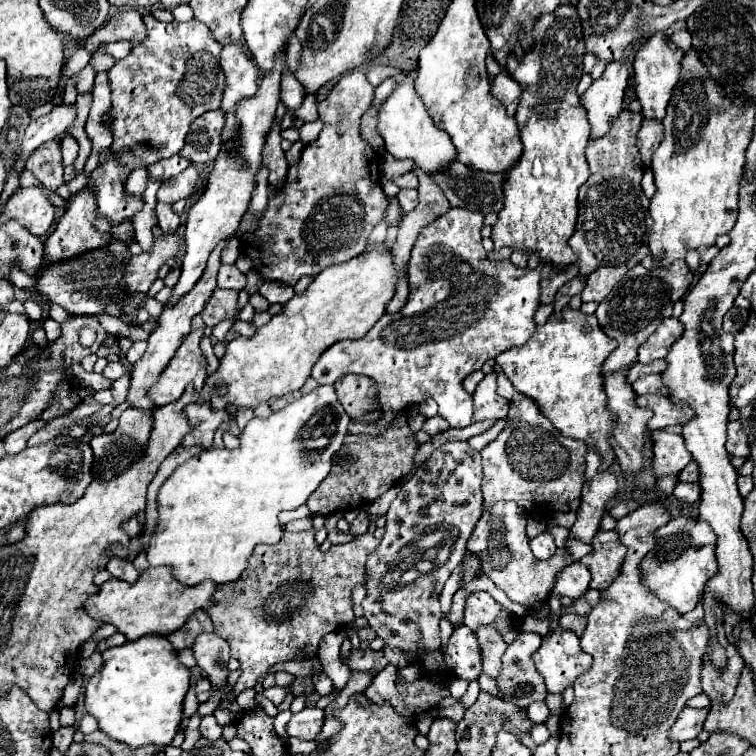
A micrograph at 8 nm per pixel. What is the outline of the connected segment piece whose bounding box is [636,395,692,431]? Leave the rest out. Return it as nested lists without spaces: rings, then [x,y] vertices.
[[[640,395],[640,397],[636,397],[636,405],[652,409],[654,415],[648,421],[650,431],[664,429],[670,425],[682,425],[684,421],[688,421],[692,417],[692,409],[688,409],[682,403],[676,405],[664,395]]]

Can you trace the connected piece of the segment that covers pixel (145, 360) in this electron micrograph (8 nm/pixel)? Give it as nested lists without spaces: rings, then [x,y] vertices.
[[[224,239],[224,241],[212,251],[212,257],[208,259],[208,265],[206,265],[200,281],[196,281],[196,285],[194,285],[184,297],[180,297],[180,301],[176,301],[174,305],[170,305],[170,303],[164,305],[164,309],[162,309],[162,313],[160,313],[160,317],[158,317],[158,325],[156,325],[156,329],[154,329],[154,331],[150,333],[150,337],[148,337],[148,349],[146,349],[144,357],[134,365],[134,371],[132,371],[132,385],[130,385],[130,391],[128,391],[128,399],[132,401],[132,407],[144,409],[144,411],[154,409],[152,401],[146,399],[146,389],[158,379],[160,371],[162,371],[162,369],[168,365],[168,361],[174,357],[178,345],[182,343],[182,337],[184,337],[186,333],[190,333],[190,321],[192,321],[192,317],[198,315],[198,313],[204,309],[206,301],[210,299],[212,289],[216,287],[216,273],[218,273],[218,267],[220,267],[220,253],[222,253],[222,249],[224,249],[226,243],[228,243],[228,239]]]

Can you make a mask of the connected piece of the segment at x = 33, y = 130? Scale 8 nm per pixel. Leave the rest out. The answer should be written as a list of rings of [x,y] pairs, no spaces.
[[[62,105],[62,107],[54,107],[52,113],[40,117],[38,121],[30,123],[24,137],[22,137],[20,147],[16,149],[18,173],[24,169],[24,163],[26,163],[28,155],[36,147],[40,147],[46,141],[52,141],[56,135],[64,133],[74,123],[74,117],[76,117],[76,105]]]

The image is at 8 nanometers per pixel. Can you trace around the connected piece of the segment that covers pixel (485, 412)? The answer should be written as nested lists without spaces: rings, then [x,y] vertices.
[[[496,371],[488,373],[476,393],[472,395],[474,397],[474,421],[482,421],[482,419],[504,419],[508,415],[508,401],[504,397],[500,397],[496,393]]]

